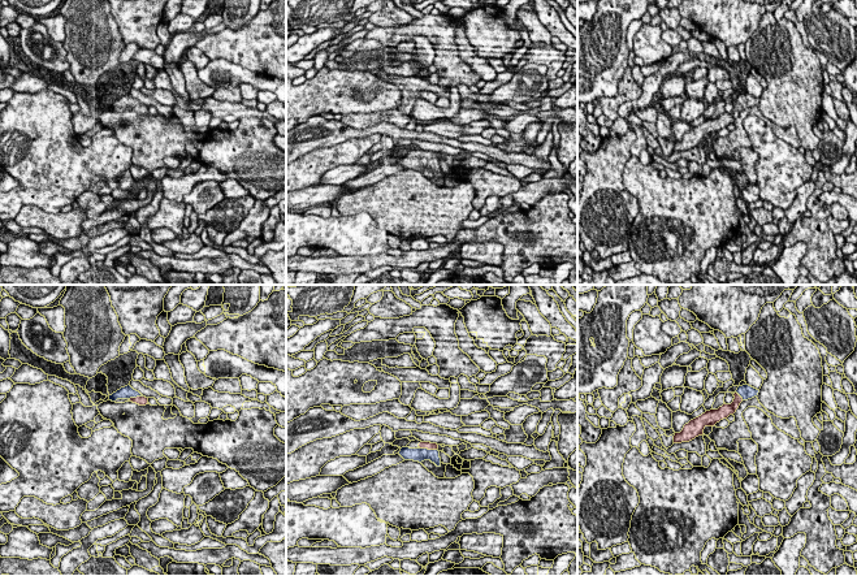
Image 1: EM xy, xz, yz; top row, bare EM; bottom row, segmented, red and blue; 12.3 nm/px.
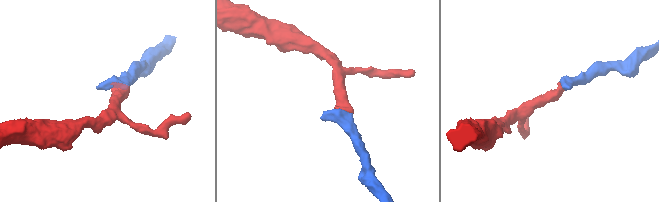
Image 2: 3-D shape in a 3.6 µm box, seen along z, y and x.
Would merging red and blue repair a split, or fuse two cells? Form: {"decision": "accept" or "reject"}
{"decision": "accept"}

